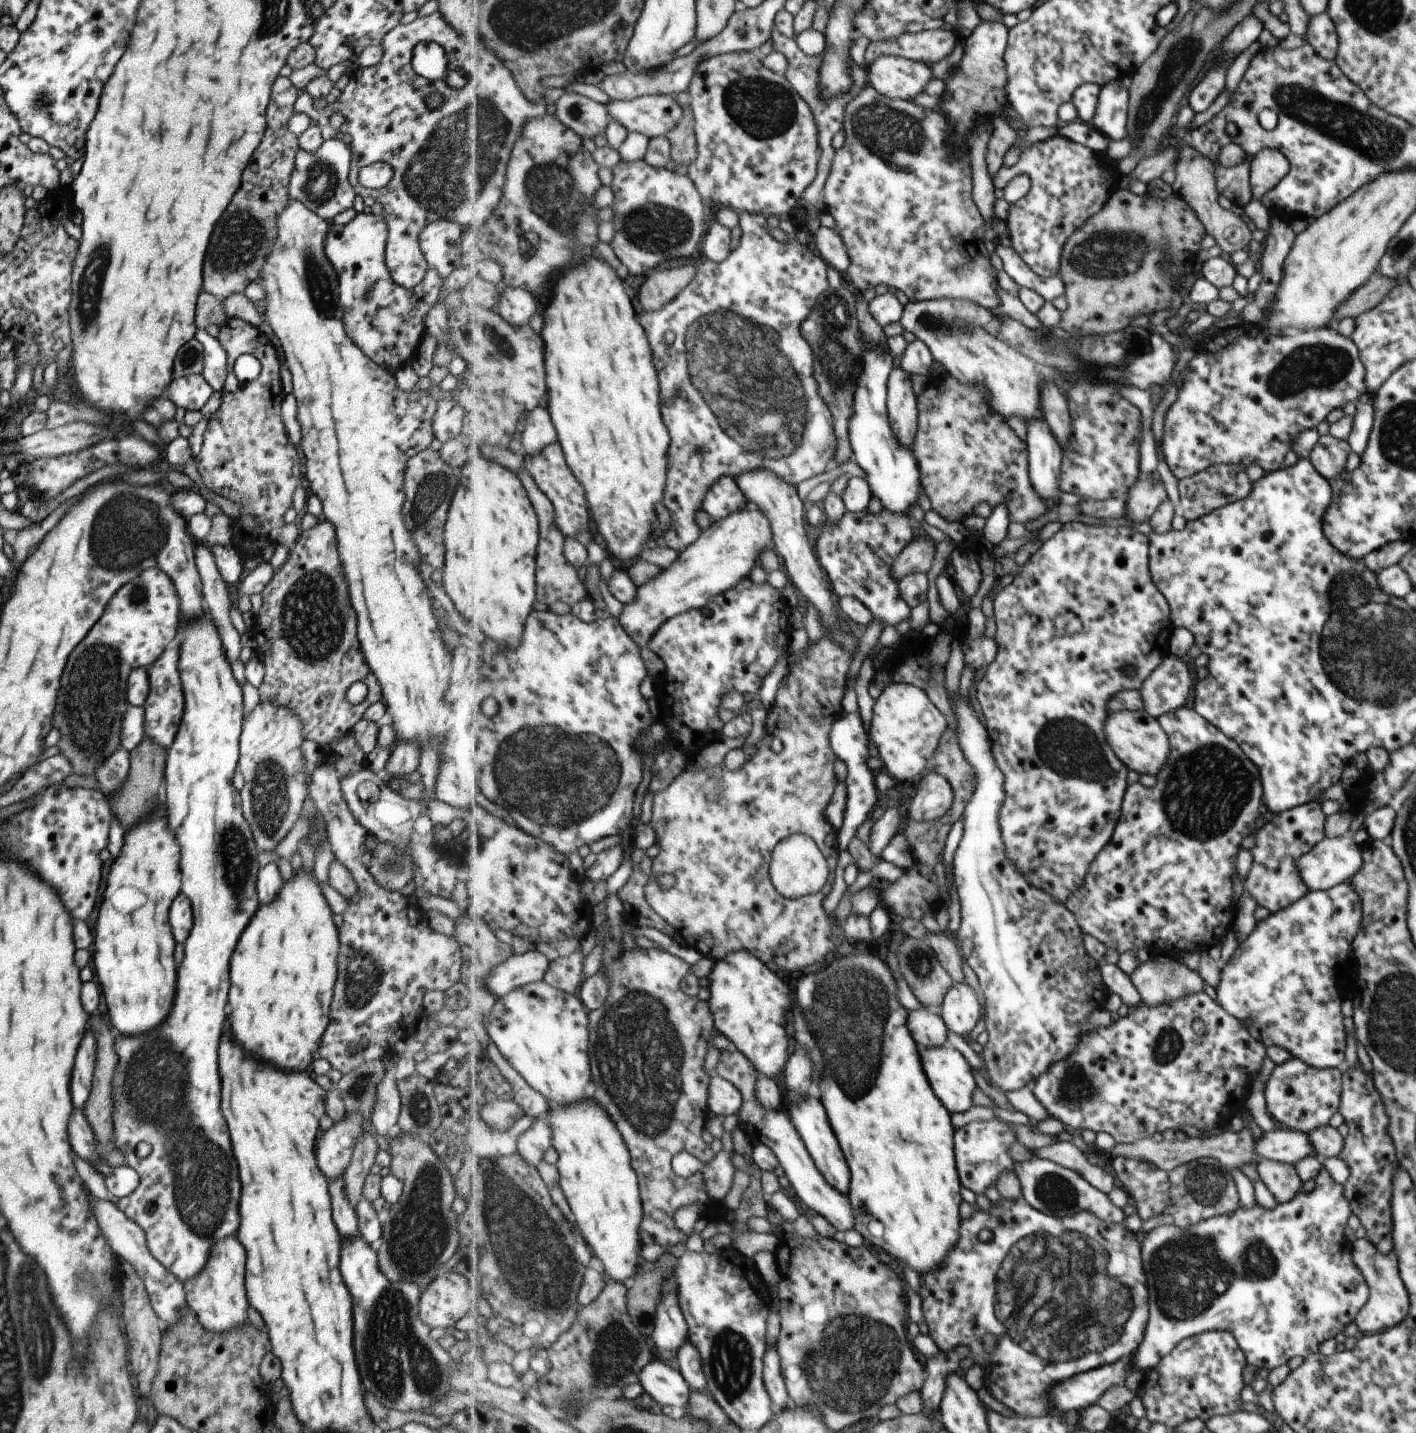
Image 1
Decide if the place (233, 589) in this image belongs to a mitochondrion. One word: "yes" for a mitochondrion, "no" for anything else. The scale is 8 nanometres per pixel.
no

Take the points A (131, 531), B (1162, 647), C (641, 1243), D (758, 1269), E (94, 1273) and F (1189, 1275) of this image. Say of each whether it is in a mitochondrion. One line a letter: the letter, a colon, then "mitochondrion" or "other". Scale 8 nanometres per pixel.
A: mitochondrion
B: other
C: other
D: other
E: other
F: mitochondrion

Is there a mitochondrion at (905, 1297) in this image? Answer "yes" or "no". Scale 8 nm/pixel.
no

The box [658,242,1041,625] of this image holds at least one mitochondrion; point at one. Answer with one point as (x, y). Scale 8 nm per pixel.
(733, 358)

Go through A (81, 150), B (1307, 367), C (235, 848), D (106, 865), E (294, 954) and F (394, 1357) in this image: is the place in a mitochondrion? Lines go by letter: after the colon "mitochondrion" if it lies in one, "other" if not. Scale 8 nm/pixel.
A: other
B: mitochondrion
C: mitochondrion
D: other
E: other
F: mitochondrion

